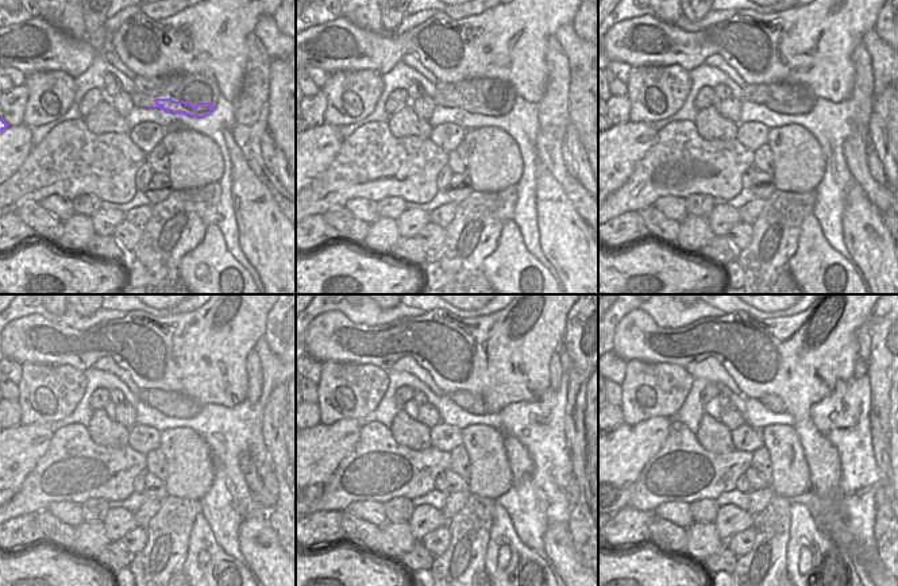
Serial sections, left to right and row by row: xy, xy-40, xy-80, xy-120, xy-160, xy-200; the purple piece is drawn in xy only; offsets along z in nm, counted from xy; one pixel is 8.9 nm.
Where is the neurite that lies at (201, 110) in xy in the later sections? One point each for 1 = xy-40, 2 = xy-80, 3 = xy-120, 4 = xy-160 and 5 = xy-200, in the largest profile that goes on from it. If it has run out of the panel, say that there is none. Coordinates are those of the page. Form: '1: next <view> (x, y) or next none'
1: next xy-40 (474, 104)
2: next xy-80 (774, 103)
3: next xy-120 (169, 407)
4: next xy-160 (471, 405)
5: next xy-200 (771, 404)

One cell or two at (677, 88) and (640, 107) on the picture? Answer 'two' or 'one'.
one

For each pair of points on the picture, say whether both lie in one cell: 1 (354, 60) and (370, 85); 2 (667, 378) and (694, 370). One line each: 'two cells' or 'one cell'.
1: two cells
2: two cells

